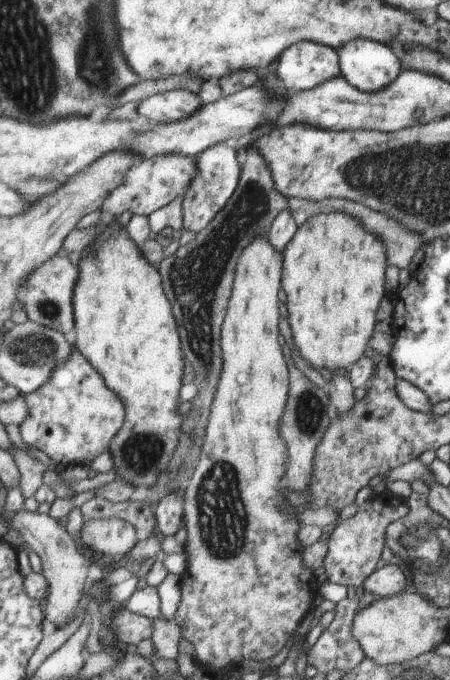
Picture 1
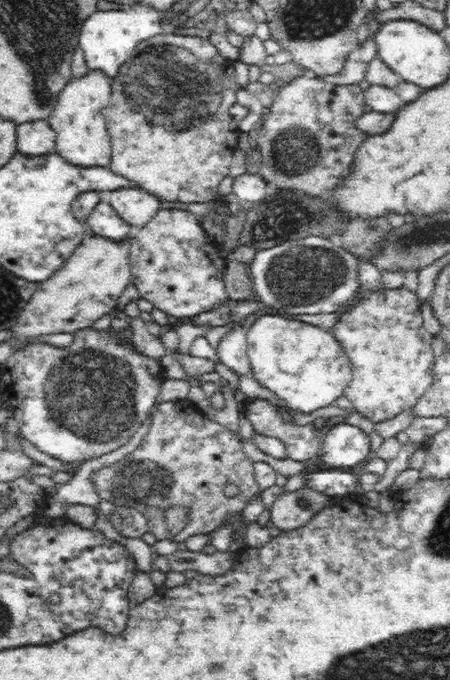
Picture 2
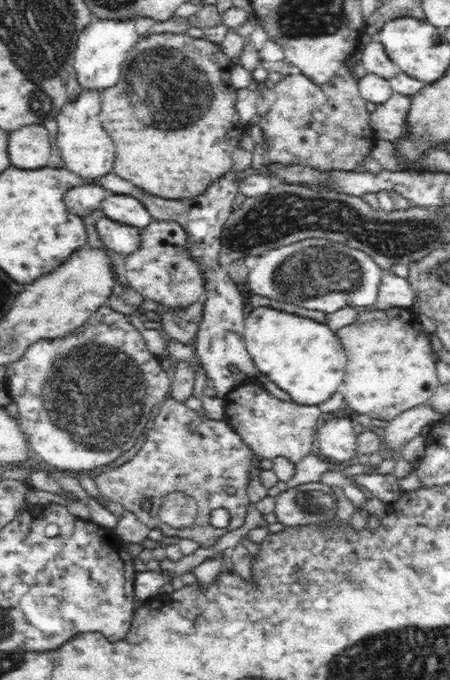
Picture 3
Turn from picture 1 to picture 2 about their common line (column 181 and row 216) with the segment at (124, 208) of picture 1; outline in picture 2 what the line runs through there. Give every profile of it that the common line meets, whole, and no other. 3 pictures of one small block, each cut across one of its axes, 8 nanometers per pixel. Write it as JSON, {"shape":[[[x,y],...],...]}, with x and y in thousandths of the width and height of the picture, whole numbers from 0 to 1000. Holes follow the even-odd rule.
{"shape":[[[367,301],[333,322],[324,334],[296,337],[289,376],[291,415],[311,428],[311,438],[331,441],[342,451],[384,468],[427,468],[449,459],[467,459],[489,447],[513,441],[496,410],[502,385],[489,381],[484,368],[476,362],[473,350],[451,338],[438,318],[418,309],[396,309],[380,301]]]}

